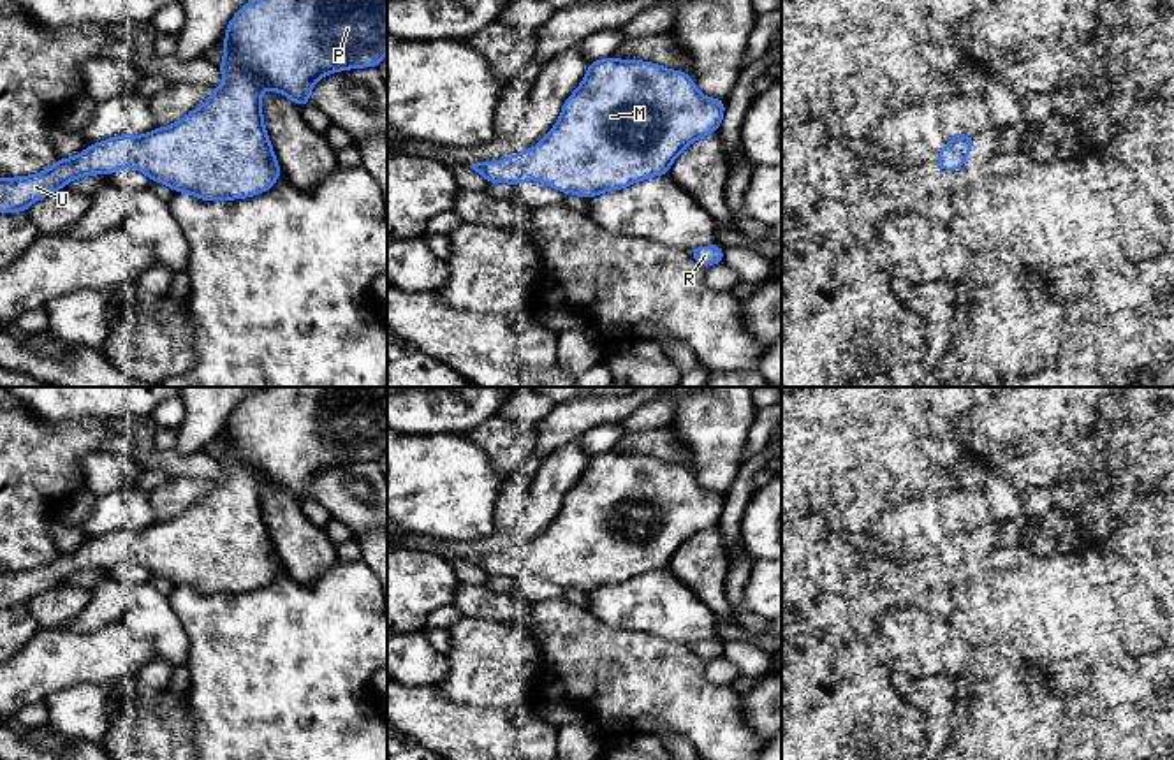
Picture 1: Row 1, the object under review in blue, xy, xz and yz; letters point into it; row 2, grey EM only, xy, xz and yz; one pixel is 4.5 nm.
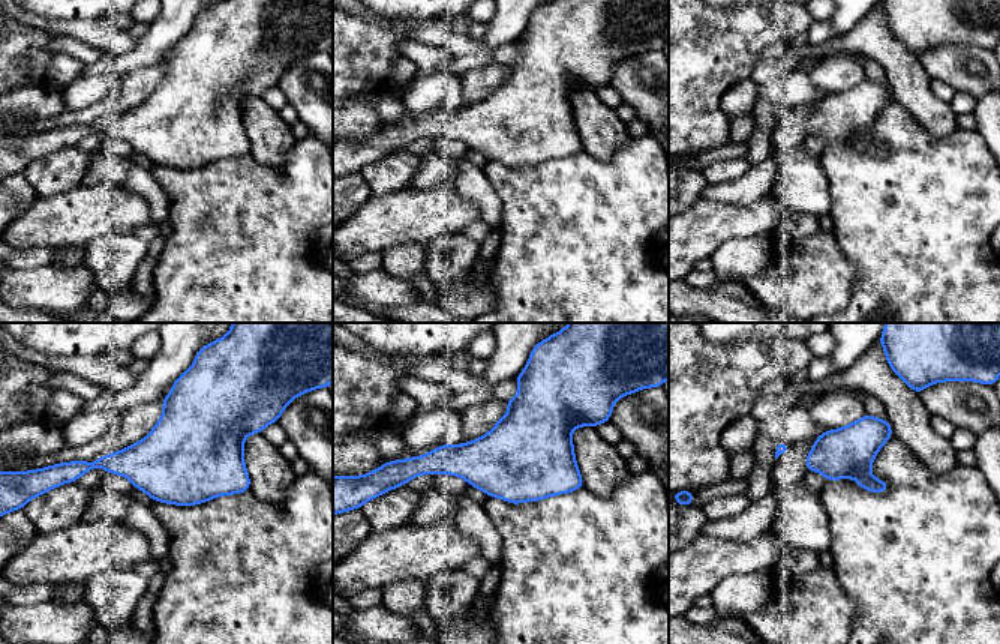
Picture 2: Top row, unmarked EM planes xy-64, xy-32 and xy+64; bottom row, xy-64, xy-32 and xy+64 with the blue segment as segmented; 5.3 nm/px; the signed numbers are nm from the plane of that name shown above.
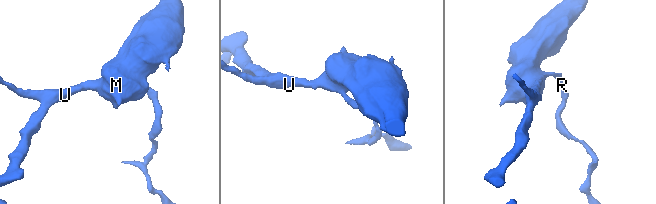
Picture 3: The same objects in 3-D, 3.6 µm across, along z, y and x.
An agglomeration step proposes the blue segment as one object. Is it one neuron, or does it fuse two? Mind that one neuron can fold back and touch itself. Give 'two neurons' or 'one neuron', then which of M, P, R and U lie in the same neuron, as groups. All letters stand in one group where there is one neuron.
one neuron | M P R U

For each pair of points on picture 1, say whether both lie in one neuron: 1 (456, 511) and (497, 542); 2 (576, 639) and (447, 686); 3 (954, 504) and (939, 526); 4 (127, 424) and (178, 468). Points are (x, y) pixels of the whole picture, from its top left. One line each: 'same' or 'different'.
1: different
2: different
3: different
4: different

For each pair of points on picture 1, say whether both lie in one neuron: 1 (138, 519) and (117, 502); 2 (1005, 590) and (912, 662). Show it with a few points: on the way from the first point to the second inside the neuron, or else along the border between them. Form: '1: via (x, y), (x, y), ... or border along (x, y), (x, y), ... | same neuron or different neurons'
1: via (132, 514), (122, 505) | same neuron
2: border along (951, 620), (974, 644) | different neurons

